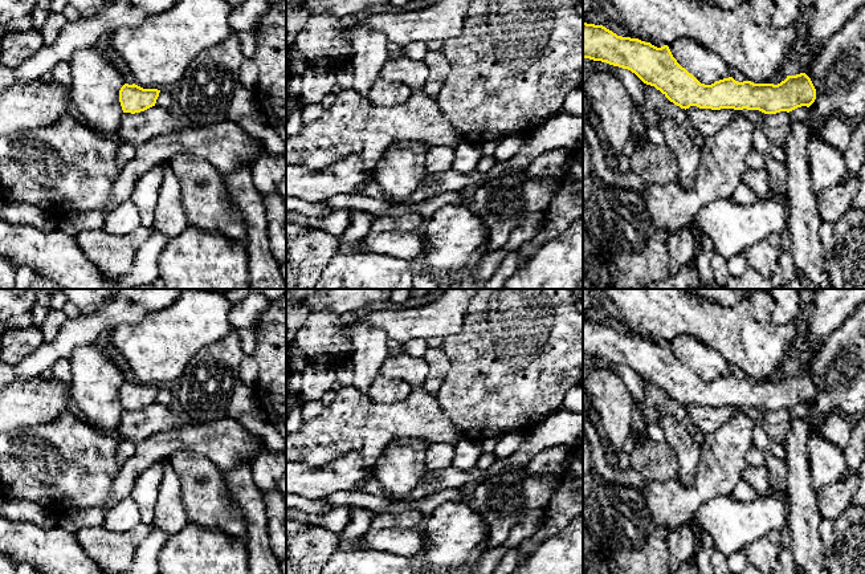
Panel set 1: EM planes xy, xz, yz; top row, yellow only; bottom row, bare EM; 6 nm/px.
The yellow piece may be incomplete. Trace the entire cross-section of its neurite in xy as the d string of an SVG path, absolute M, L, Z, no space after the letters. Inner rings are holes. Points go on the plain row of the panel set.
M125 380L119 387L119 399L123 410L140 410L155 403L160 387L143 386L135 380Z

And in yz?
M583 319L583 357L584 355L631 367L644 380L654 383L670 399L685 407L690 403L697 403L699 406L711 407L747 406L759 407L764 411L776 411L780 408L789 410L801 403L809 404L816 396L816 386L805 370L787 373L787 375L778 382L754 380L751 378L738 379L733 374L705 382L677 359L668 342L657 345L638 335L617 333L603 322L587 319Z

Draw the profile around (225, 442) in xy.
M232 418L154 433L136 443L134 455L122 465L111 487L110 500L102 509L106 516L121 500L131 496L136 479L148 467L167 461L178 451L196 452L212 460L223 472L229 472L241 463L250 465L264 449L265 440Z

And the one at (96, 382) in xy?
M78 346L69 358L73 371L70 395L86 415L87 422L95 430L103 432L118 431L123 407L119 399L119 387L126 380L122 371L97 346Z

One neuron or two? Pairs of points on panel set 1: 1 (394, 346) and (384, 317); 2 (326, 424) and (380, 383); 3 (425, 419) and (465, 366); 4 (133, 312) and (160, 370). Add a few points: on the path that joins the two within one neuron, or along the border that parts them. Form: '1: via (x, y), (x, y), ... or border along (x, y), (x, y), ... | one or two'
1: border along (388, 337), (403, 345) | two
2: border along (366, 394), (375, 402), (398, 402) | two
3: border along (435, 397), (441, 411), (457, 427) | two
4: border along (166, 306), (110, 332) | two

